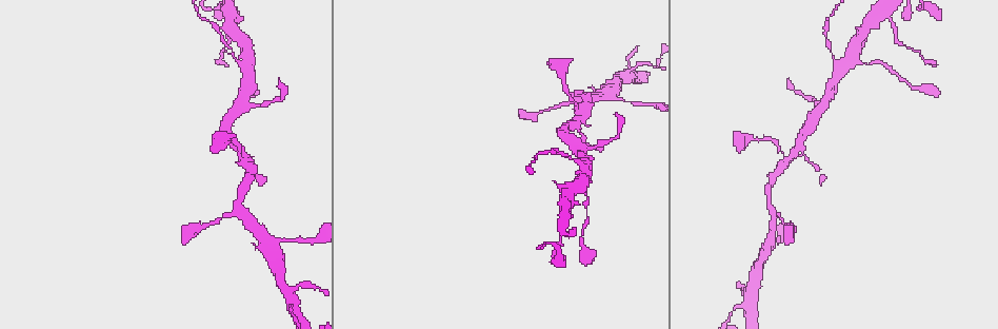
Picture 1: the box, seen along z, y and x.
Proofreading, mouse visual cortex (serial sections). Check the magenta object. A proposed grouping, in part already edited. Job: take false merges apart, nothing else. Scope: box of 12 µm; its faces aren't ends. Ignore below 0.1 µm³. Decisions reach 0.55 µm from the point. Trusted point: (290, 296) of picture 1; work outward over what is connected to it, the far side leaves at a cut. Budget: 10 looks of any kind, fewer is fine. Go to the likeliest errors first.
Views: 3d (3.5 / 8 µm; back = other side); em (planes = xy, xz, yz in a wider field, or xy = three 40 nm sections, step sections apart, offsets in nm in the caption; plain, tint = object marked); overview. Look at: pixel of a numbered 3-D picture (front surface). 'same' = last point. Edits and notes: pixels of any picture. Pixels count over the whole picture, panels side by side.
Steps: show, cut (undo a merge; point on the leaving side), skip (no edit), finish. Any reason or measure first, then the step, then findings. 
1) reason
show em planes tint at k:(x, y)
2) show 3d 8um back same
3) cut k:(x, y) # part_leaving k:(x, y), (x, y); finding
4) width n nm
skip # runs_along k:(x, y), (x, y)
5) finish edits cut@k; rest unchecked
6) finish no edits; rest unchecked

three-way junction
show 3d 3.5um back at 1:(609, 95)

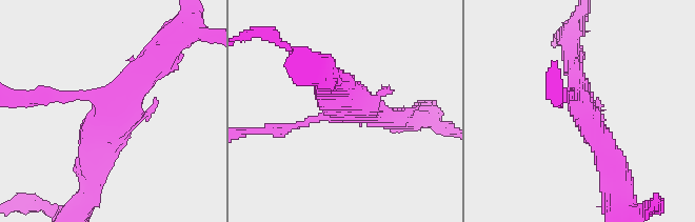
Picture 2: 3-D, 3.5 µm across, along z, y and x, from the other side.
now the EM
show em xy step 3 tint at 2:(346, 108)

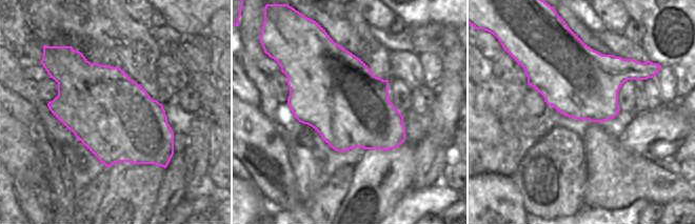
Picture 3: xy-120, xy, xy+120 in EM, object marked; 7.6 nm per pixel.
skip # runs_along 2:(92, 172), (95, 133), (156, 59); continuous, no second cell

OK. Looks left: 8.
a fork
show 3d 3.5um at 1:(580, 113)

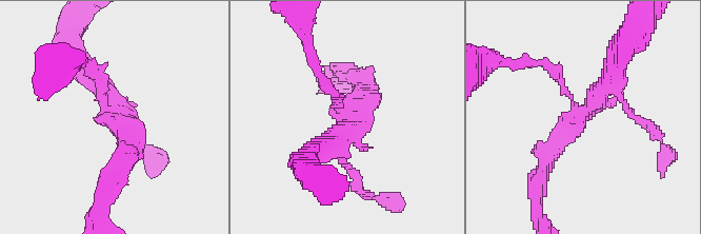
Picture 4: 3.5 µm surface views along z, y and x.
show em xy step 2 plain at 4:(350, 116)

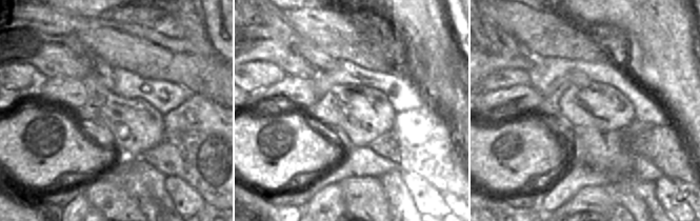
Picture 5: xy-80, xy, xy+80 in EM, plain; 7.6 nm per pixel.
show em xy step 2 tint same

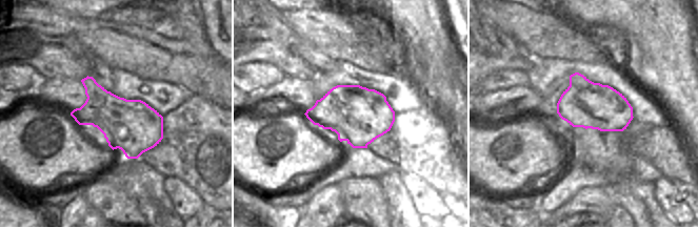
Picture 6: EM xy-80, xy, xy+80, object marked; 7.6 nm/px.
skip # runs_along 4:(540, 173), (613, 70); all the same cell

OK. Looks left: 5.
two arms in line, one across
show 3d 3.5um at 1:(587, 174)

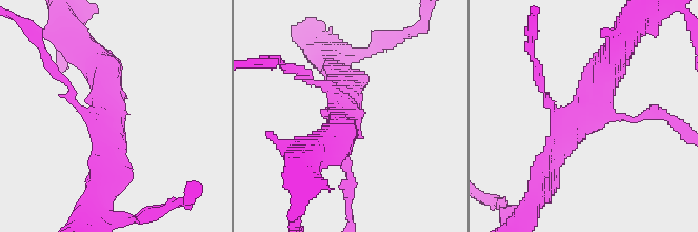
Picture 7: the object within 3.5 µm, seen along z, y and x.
arms 3; arm_widths 150, 250, 450 nm; need the tissue
show em xy step 1 tint at 7:(107, 103)

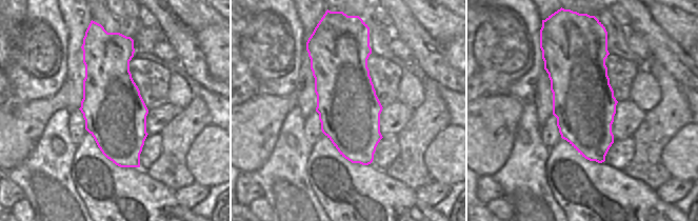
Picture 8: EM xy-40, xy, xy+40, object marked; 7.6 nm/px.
skip # runs_along 7:(555, 160), (593, 109), (620, 44); all the same cell

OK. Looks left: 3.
abrupt turn
show 3d 8um at 1:(559, 69)

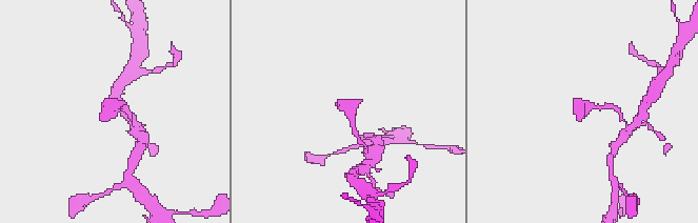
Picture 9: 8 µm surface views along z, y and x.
show em xy step 5 tint at 9:(584, 106)

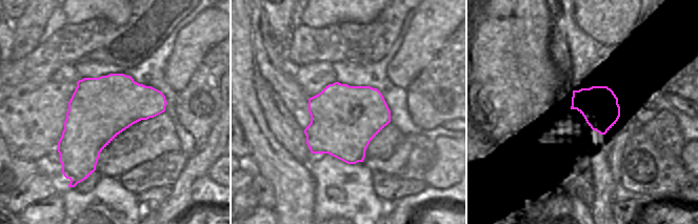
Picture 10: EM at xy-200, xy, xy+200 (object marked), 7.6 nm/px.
skip # runs_along 9:(359, 137), (351, 112), (338, 104); all the same cell

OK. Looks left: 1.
finish no edits; rest unchecked

